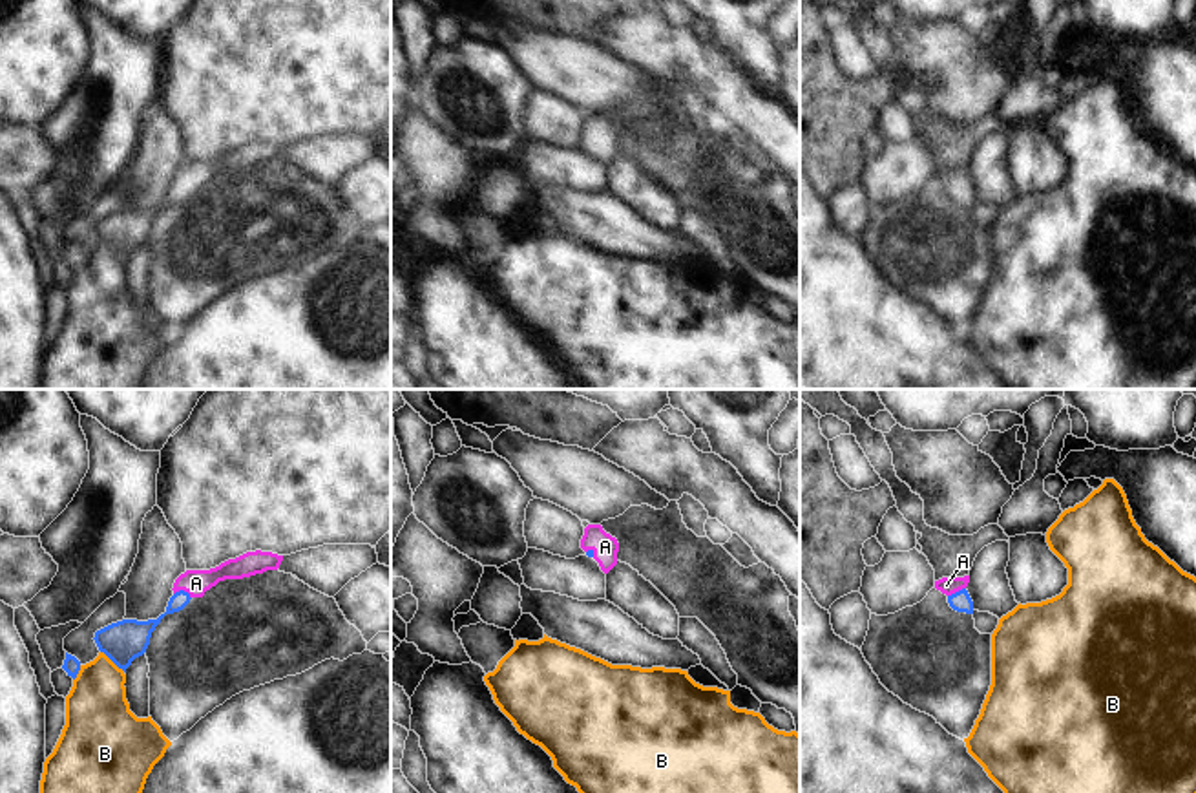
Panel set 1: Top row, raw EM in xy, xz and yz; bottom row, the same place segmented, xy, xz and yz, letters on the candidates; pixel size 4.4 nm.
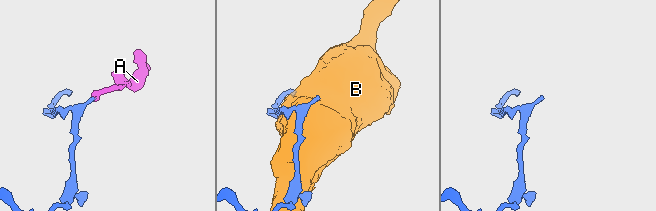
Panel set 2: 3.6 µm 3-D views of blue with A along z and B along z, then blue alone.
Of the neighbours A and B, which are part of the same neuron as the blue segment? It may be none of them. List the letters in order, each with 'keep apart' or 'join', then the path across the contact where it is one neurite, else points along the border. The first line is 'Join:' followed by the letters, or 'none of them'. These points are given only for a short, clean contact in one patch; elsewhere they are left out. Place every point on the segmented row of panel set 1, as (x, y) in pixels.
Join: A
A: join; way xy (143, 631), (163, 616), (183, 591), (196, 583)
B: keep apart

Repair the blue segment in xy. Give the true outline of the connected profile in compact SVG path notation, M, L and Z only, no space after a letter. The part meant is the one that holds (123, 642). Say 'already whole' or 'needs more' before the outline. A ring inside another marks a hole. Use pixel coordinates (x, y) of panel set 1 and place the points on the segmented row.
needs more | M247 552L210 570L186 570L173 583L173 596L166 612L157 619L122 619L95 632L95 643L119 669L126 672L131 661L142 656L150 645L152 632L166 614L183 610L192 597L203 597L206 590L225 579L243 579L267 570L278 570L283 555L272 552Z

